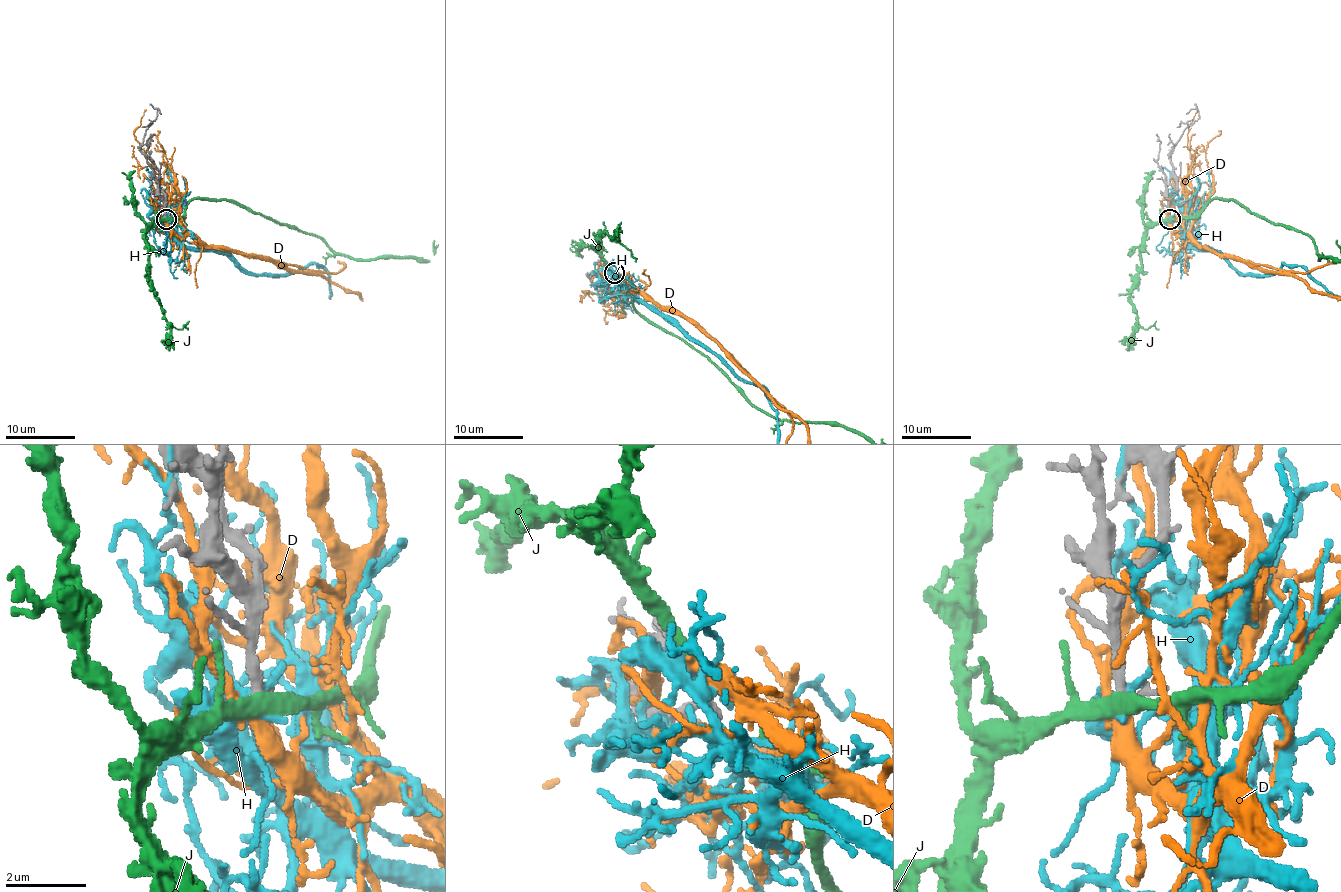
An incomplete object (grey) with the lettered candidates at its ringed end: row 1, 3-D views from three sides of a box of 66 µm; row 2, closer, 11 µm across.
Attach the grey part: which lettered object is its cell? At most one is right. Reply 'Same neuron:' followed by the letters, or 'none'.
Same neuron: D

